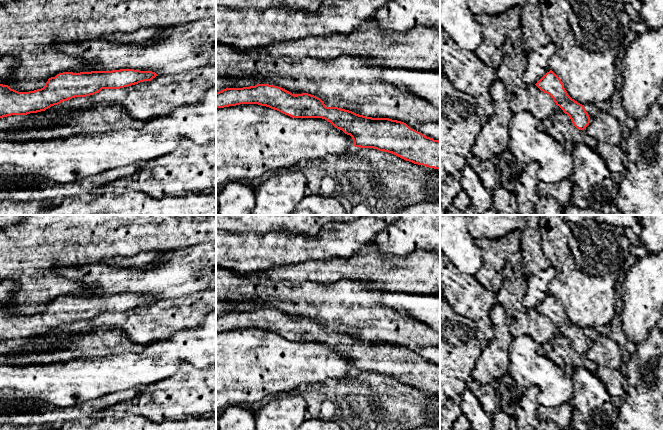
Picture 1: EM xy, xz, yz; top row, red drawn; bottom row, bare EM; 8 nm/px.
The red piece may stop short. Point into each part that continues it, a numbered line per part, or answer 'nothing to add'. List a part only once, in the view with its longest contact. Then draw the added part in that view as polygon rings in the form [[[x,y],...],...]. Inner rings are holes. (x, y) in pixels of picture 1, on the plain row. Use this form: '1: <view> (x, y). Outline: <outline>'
nothing to add

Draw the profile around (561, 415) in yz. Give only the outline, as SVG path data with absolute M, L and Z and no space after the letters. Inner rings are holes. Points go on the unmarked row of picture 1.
M564 403L557 407L544 407L539 405L537 413L539 419L550 418L561 430L569 429L572 419L572 407L570 403Z

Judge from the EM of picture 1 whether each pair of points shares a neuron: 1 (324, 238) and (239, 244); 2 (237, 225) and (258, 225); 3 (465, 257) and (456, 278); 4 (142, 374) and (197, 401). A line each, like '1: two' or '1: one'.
1: one
2: one
3: two
4: two

